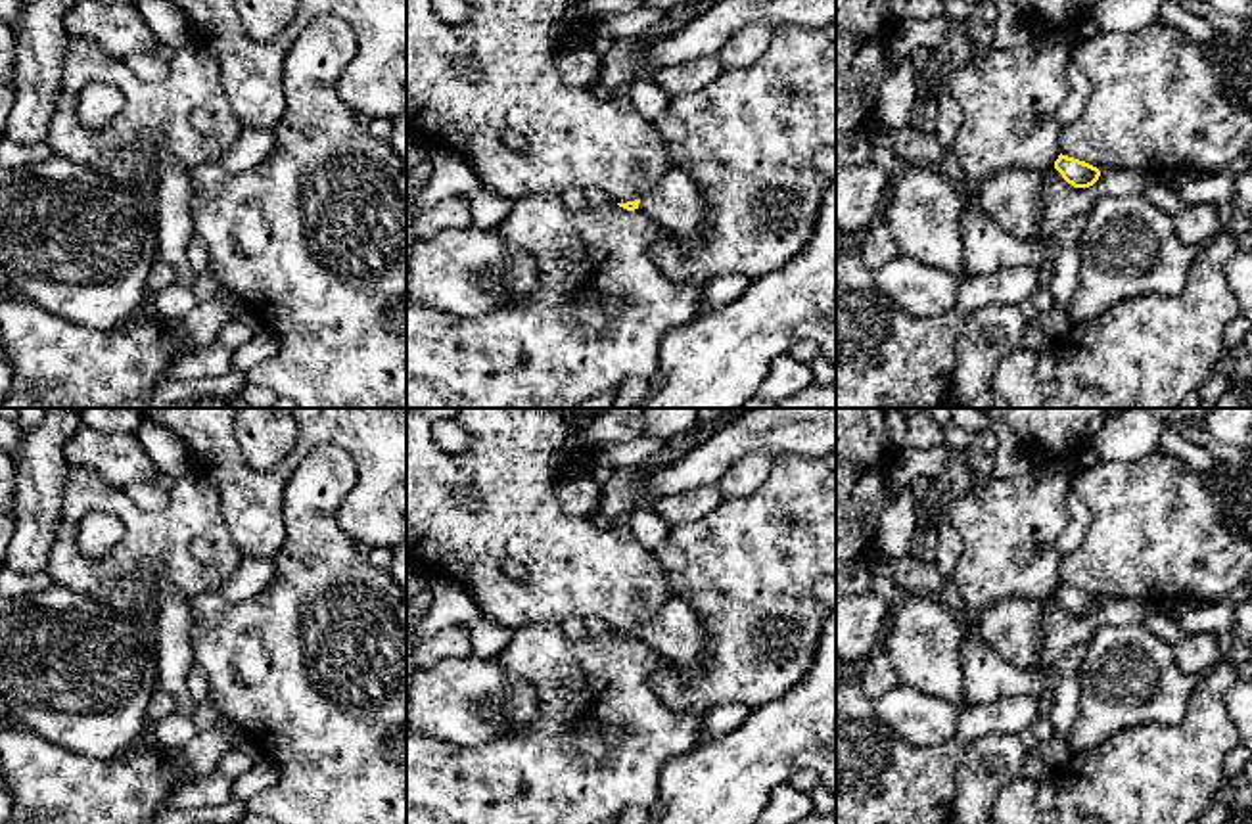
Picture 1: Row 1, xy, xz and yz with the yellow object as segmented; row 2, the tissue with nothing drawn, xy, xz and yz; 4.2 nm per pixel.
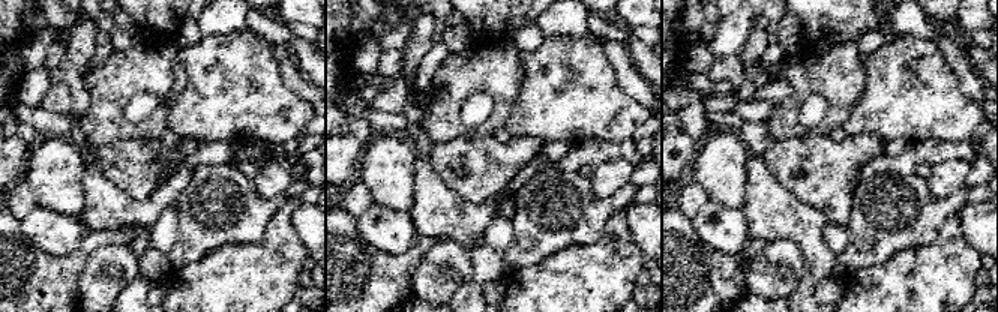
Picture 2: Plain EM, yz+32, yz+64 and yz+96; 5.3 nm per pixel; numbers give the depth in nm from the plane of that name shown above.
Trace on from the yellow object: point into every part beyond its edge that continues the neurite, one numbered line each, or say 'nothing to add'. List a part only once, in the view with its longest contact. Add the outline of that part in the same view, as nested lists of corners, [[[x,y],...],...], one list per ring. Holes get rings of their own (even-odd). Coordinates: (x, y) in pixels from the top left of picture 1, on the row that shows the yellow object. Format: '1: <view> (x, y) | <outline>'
1: xz (675, 204) | [[[669,169],[638,201],[638,211],[675,234],[704,236],[707,232],[707,203],[684,169]]]

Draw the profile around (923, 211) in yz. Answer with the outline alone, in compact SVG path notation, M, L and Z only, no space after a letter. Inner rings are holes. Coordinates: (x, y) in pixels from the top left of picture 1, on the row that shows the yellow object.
M901 167L882 209L897 251L962 278L964 197L966 192L936 167Z

